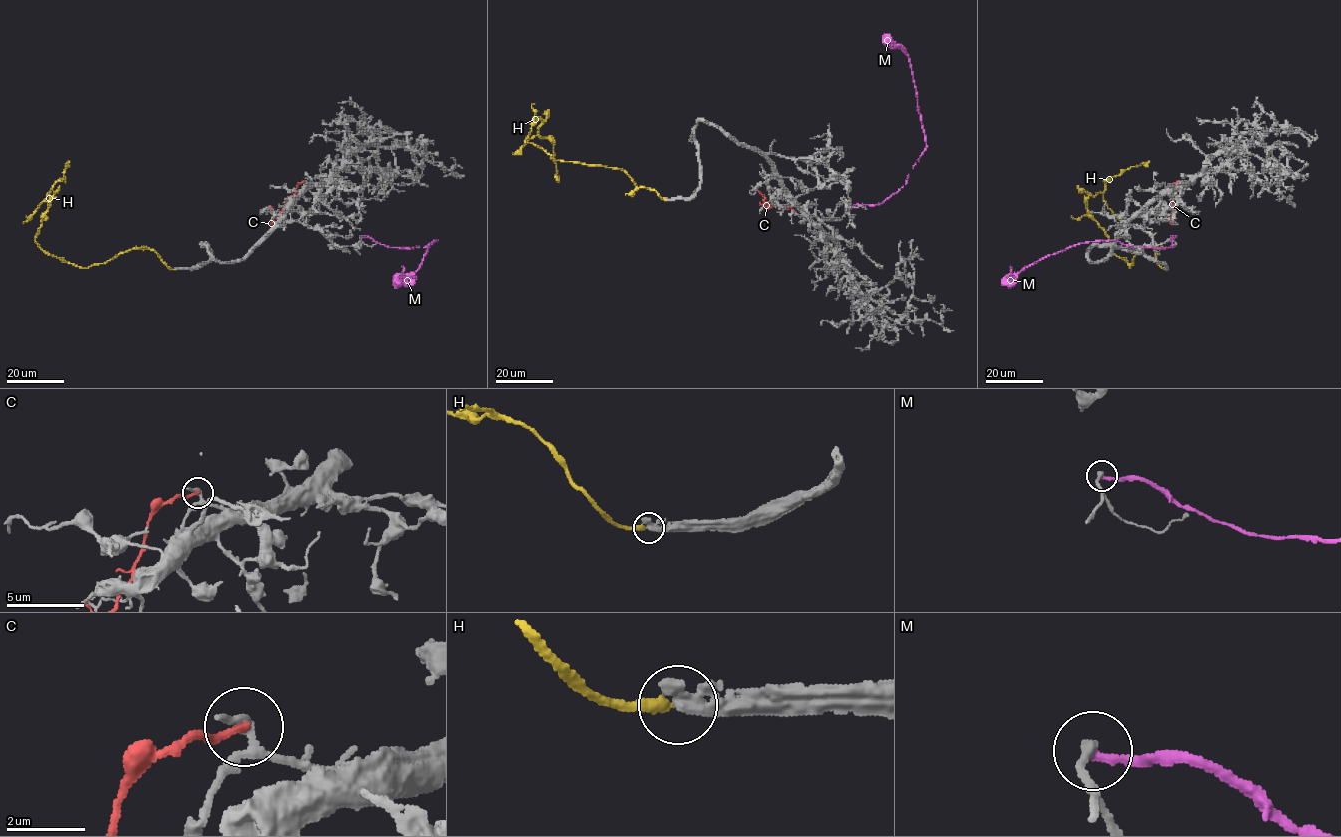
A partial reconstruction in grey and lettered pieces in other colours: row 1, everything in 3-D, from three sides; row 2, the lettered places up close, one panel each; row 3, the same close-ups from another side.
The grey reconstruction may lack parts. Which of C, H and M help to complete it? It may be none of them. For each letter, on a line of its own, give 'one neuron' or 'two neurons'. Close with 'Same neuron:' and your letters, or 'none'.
C: two neurons
H: two neurons
M: two neurons
Same neuron: none

